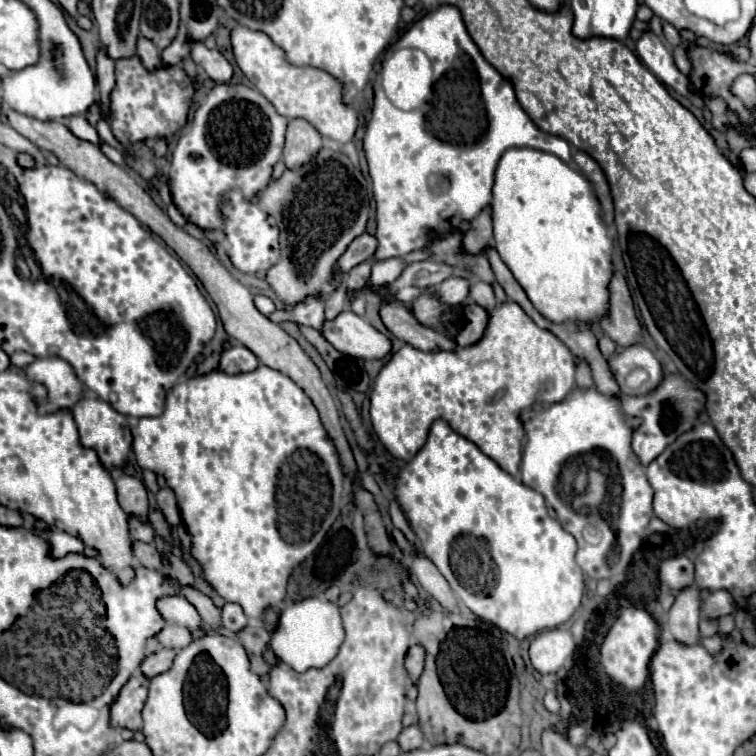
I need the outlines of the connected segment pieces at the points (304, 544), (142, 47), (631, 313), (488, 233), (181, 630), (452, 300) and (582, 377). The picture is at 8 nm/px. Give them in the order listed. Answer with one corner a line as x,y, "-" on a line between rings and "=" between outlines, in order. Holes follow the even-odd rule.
260,365
258,369
250,373
240,373
240,375
228,375
220,369
210,371
208,375
202,377
192,377
186,379
184,383
178,383
166,397
166,409
160,417
144,417
138,421
138,425
132,429
134,435
134,455
136,461
142,469
150,469
156,475
162,475
168,483
168,487
174,491
182,523
186,525
190,537
192,537
192,549
190,555
200,563
202,567
202,579
226,601
238,603
246,617
262,617
266,607
278,607
286,595
286,583
288,577
292,575
294,567
298,567
308,555
316,551
316,547
322,543
326,537
328,529
336,521
340,513
340,499
342,499
342,483
344,483
344,473
336,455
336,449
322,427
322,421
317,409
308,399
308,395
284,373
=
140,35
138,43
136,43
136,53
138,57
142,59
142,63
148,67
148,69
156,69
162,65
162,59
160,59
160,49
150,41
150,39
144,39
=
618,271
610,283
610,311
604,319
600,319
600,325
604,333
620,347
630,347
632,343
640,341
642,327
636,317
632,295
626,279
=
484,207
476,219
472,219
472,227
464,235
464,249
468,253
482,253
492,239
492,217
490,207
-
488,227
488,229
484,229
=
166,625
166,627
160,629
160,635
156,635
156,639
158,639
158,643
160,643
162,647
168,647
168,649
174,649
174,651
176,651
176,649
186,647
186,645
194,639
194,635
192,635
192,631
186,629
186,627
=
448,277
446,281
442,281
438,285
436,291
438,291
438,297
444,303
448,303
452,307
462,305
466,301
468,293
470,293
470,279
466,279
466,277
=
580,361
578,367
576,367
576,387
588,389
588,387
592,387
592,385
594,385
594,383
592,383
592,373
590,373
590,369
588,369
588,365
586,365
584,361

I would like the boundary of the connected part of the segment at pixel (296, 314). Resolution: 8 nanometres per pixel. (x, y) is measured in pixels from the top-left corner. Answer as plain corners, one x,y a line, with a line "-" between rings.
308,297
304,303
292,307
292,309
270,313
268,319
272,319
274,323
294,321
298,325
308,325
308,327
322,331
322,327
324,327
324,305
322,303
324,301
318,297

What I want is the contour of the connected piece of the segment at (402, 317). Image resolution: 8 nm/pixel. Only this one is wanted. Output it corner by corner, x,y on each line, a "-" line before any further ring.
400,301
384,303
380,307
380,317
396,339
420,351
454,351
456,349
456,343
452,343
448,335
420,325
416,317
410,313
410,309

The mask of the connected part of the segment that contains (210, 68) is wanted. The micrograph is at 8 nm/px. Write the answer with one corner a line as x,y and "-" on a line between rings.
192,41
190,45
190,57
196,65
202,65
208,77
212,77
216,83
228,83
232,77
232,65
226,61
226,57
218,49
208,49
202,41

